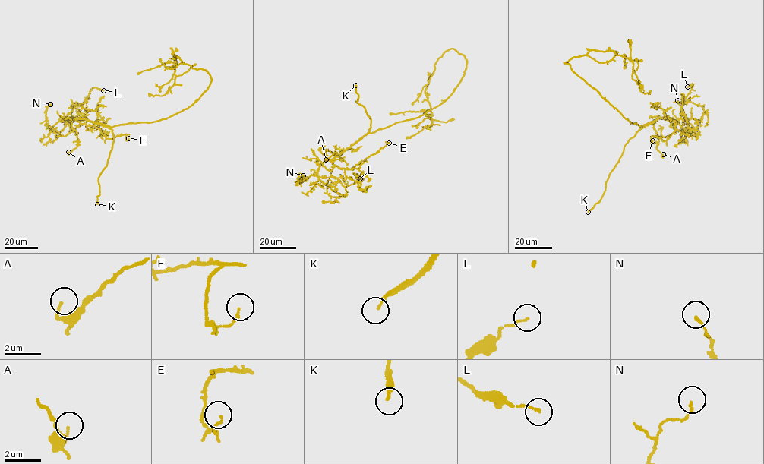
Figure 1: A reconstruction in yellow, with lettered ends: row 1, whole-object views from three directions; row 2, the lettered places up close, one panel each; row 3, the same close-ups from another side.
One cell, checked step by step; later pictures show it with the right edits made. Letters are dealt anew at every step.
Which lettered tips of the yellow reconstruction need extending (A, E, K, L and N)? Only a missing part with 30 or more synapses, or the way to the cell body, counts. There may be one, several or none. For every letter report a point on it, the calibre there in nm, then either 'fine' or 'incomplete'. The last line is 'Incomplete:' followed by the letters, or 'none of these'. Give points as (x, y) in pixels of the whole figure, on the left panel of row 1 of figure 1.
A: place (68, 152); calibre 130 nm; fine
E: place (128, 138); calibre 90 nm; fine
K: place (97, 204); calibre 150 nm; incomplete
L: place (103, 90); calibre 100 nm; fine
N: place (50, 104); calibre 120 nm; fine
Incomplete: K

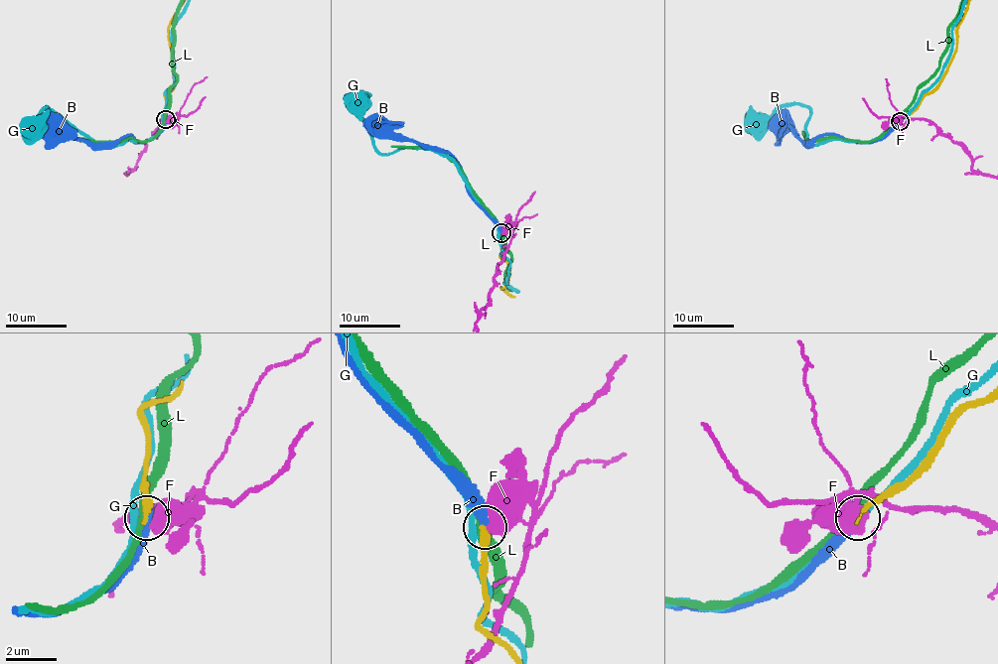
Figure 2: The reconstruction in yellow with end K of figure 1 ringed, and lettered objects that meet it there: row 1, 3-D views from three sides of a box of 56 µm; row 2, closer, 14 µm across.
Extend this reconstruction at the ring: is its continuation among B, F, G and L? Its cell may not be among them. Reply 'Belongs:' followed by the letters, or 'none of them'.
Belongs: B

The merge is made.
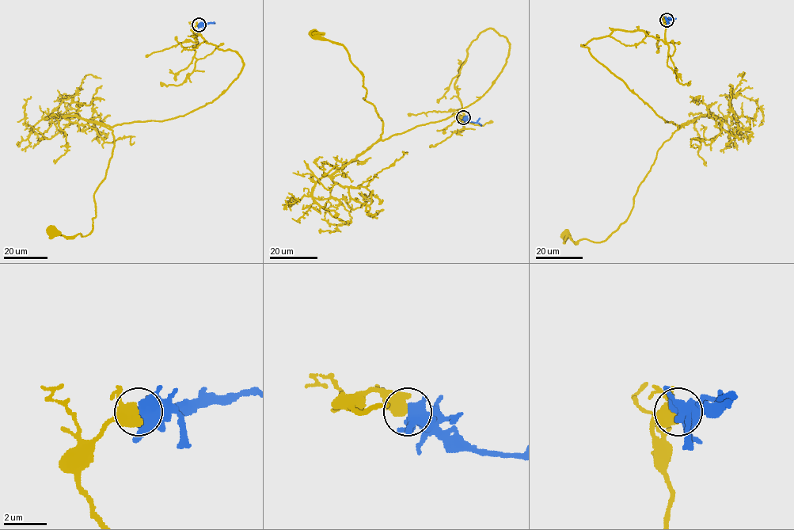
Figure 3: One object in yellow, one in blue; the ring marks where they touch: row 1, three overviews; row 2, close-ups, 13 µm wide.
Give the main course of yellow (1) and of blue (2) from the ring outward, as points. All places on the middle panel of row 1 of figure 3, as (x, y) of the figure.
1: (463, 117), (458, 68), (492, 28), (509, 55), (480, 97), (373, 144), (383, 122), (363, 75), (313, 34)
2: (464, 117), (481, 125)

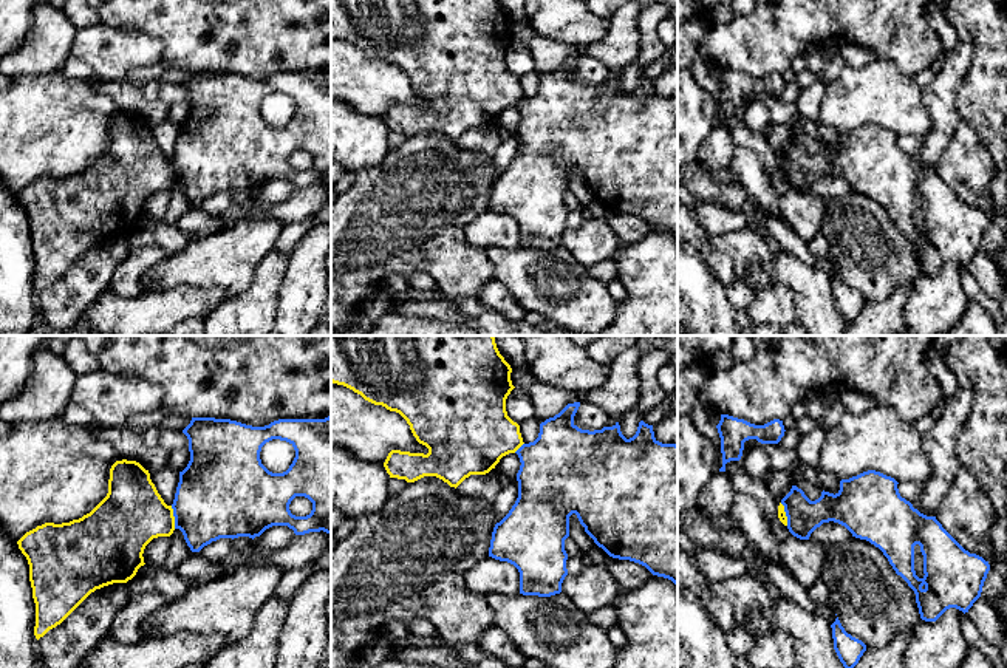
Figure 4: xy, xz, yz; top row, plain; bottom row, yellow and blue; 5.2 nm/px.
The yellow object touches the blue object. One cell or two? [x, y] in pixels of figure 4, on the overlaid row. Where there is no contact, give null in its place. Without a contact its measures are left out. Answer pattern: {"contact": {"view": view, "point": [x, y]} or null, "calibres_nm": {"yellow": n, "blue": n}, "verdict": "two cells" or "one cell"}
{"contact": {"view": "xy", "point": [174, 517]}, "calibres_nm": {"yellow": 340, "blue": 440}, "verdict": "two cells"}

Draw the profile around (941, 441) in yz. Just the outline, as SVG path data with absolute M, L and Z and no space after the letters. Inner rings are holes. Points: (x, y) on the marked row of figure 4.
M958 387L954 394L944 400L940 418L923 436L925 452L931 464L931 475L922 484L922 493L911 501L913 507L927 516L934 516L945 493L951 487L962 464L958 458L956 442L975 402L971 387Z

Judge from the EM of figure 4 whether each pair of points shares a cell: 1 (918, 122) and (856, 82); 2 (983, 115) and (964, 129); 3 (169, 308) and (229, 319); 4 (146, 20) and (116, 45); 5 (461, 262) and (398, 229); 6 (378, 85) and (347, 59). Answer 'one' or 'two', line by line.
1: one
2: two
3: two
4: two
5: one
6: one

